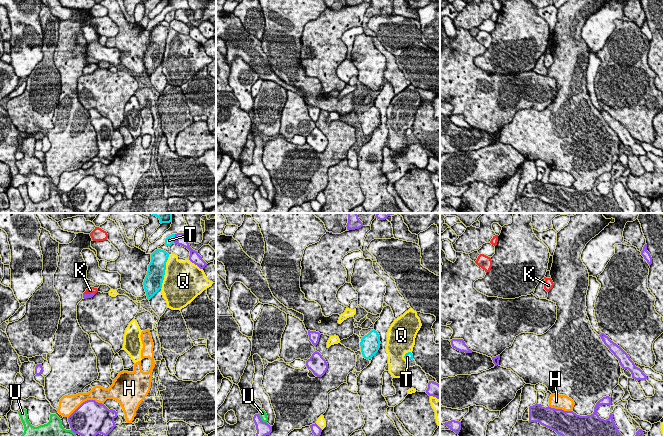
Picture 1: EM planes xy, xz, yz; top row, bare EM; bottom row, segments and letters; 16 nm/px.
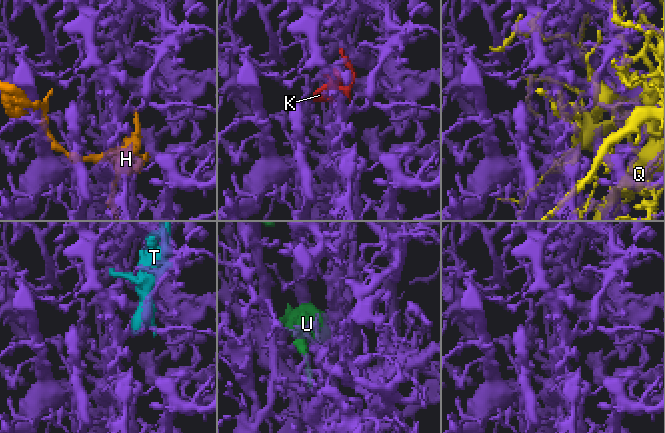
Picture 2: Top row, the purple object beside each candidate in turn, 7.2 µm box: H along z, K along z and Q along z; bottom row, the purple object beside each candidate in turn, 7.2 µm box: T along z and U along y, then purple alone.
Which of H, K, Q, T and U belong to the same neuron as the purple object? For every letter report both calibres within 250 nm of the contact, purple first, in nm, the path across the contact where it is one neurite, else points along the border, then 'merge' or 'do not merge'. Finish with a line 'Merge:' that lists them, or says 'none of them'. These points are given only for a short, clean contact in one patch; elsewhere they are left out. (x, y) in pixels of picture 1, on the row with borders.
H: 480 nm thick on the purple side, 260 nm on the other; do not merge
K: 70 nm thick on the purple side, 100 nm on the other; runs through xy (85, 296), (88, 294), (90, 290); merge
Q: 170 nm thick on the purple side, 480 nm on the other; do not merge
T: 190 nm thick on the purple side, 140 nm on the other; do not merge
U: 220 nm thick on the purple side, 120 nm on the other; do not merge
Merge: K

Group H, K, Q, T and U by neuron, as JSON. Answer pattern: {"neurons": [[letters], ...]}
{"neurons": [["H", "T"], ["K"], ["Q"], ["U"]]}

